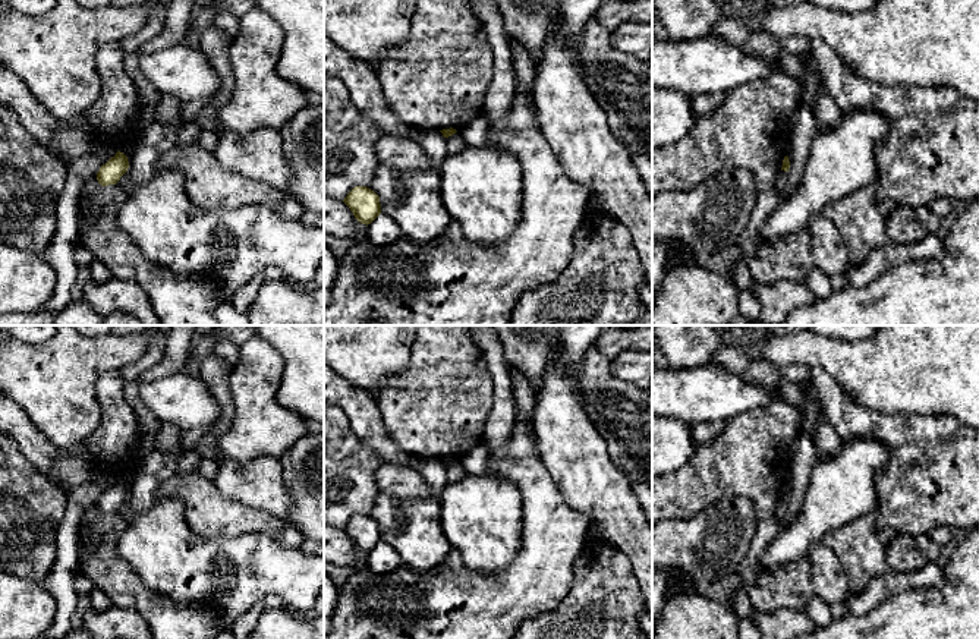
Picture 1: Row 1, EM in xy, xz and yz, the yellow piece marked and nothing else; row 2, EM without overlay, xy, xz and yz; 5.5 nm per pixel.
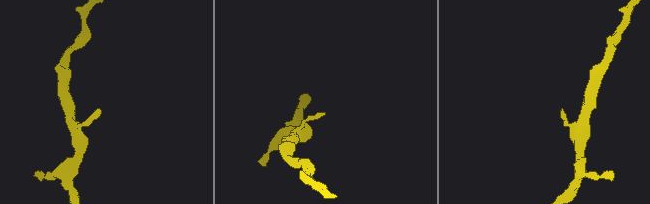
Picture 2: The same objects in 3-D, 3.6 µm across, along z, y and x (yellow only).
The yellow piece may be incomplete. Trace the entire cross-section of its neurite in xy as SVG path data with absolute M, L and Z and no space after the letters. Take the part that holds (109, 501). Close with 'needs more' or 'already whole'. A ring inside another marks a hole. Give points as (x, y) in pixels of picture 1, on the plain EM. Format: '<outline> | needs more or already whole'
M117 479L106 492L103 492L97 501L97 509L101 514L116 513L120 506L128 500L128 485Z | already whole

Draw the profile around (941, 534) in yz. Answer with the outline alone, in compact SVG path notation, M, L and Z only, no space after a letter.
M947 525L934 526L926 533L938 547L944 547L954 535L953 528Z

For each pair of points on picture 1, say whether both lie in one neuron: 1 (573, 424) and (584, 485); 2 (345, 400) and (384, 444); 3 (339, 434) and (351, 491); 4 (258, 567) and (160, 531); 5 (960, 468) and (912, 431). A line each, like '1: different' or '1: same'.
1: same
2: same
3: same
4: same
5: same

